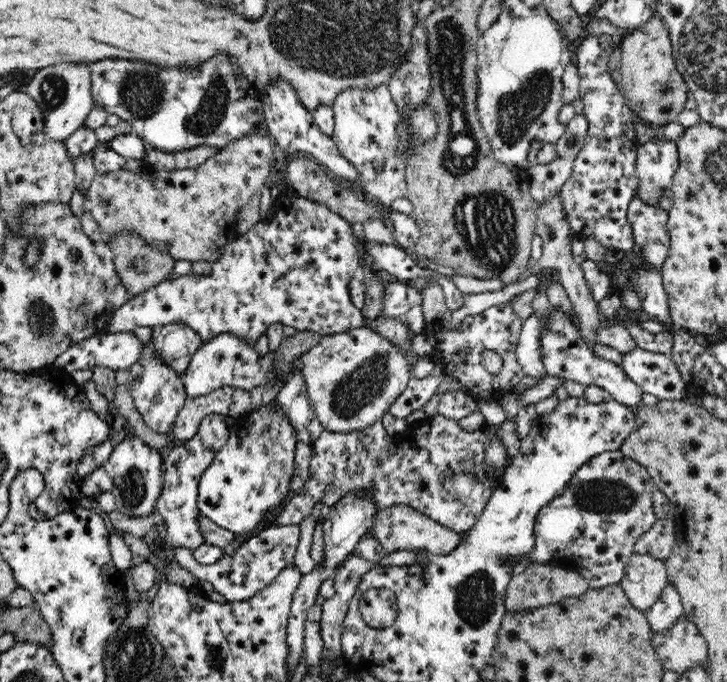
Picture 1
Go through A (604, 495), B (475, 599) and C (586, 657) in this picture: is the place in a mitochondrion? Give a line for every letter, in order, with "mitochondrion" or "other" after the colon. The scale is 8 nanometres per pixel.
A: mitochondrion
B: mitochondrion
C: other

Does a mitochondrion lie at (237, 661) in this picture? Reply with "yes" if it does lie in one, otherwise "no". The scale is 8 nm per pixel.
no

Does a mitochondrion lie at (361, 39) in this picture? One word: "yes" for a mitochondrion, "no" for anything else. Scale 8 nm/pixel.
yes

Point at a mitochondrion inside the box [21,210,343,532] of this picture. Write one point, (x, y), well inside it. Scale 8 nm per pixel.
(41, 316)

